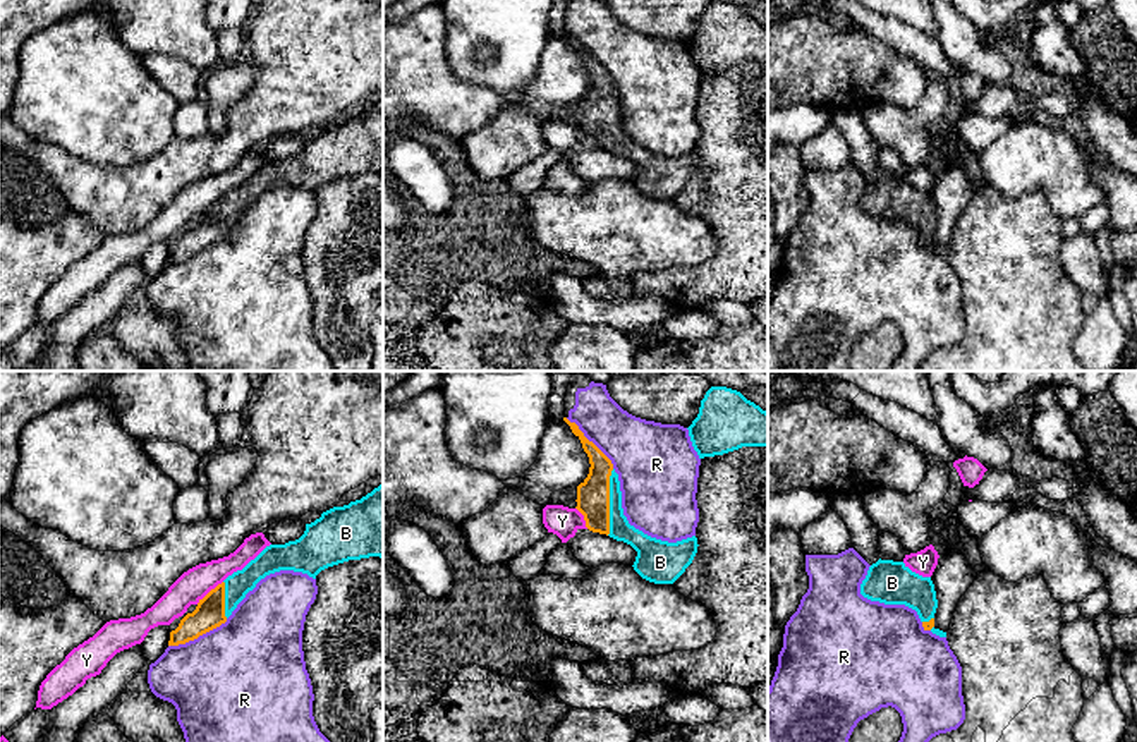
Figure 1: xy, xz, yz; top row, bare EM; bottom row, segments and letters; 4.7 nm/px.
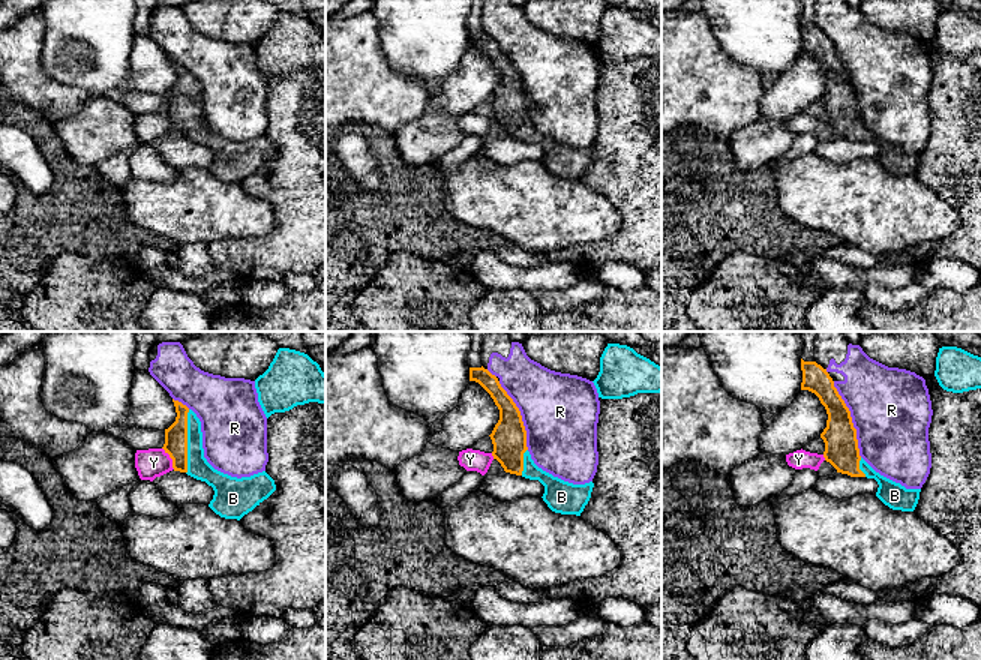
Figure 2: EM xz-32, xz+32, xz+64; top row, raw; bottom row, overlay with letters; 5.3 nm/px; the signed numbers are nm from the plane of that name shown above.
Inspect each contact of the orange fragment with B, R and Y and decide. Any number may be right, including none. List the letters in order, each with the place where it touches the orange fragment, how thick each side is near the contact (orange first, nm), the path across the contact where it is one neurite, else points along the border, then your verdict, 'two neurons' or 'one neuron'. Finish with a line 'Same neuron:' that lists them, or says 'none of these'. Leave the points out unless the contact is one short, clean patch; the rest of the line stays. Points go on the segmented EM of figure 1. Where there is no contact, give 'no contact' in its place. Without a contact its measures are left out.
B: xz (608, 502) | 160/100 nm | across xz (593, 495), (608, 502), (608, 517), (620, 529) | one neuron
R: xy (198, 636) | 140/500 nm | two neurons
Y: xy (210, 591) | 140/150 nm | along xy (222, 581), (196, 603) | two neurons
Same neuron: B

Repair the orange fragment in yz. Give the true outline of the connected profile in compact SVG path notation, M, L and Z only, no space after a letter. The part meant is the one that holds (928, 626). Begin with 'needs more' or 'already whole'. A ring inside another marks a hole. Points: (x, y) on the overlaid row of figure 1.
needs more; M879 558L873 563L860 584L860 594L885 605L909 606L917 611L924 630L946 637L946 632L934 627L938 599L931 577L912 572L903 562Z

